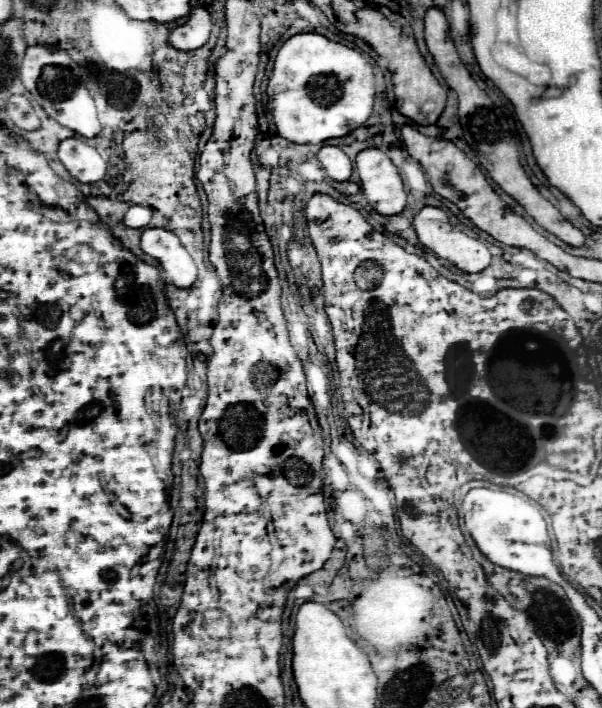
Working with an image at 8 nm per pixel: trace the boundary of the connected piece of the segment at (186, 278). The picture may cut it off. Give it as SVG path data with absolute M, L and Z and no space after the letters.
M146 227L142 233L142 251L160 263L168 281L176 287L188 289L196 281L196 263L176 233L168 229Z

